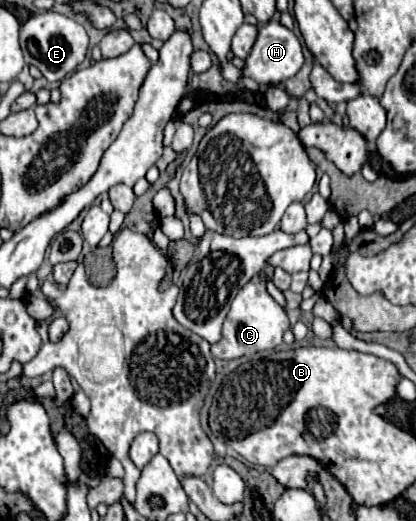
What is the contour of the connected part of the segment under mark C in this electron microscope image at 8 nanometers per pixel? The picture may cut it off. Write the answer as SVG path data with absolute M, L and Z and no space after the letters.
M271 265L266 267L256 275L246 287L242 287L232 301L232 307L228 311L228 317L222 327L222 339L212 345L212 355L218 359L238 359L246 360L263 359L270 353L278 349L282 343L282 335L286 329L290 329L286 311L268 295L264 283L262 283L262 274L267 270L274 270Z

